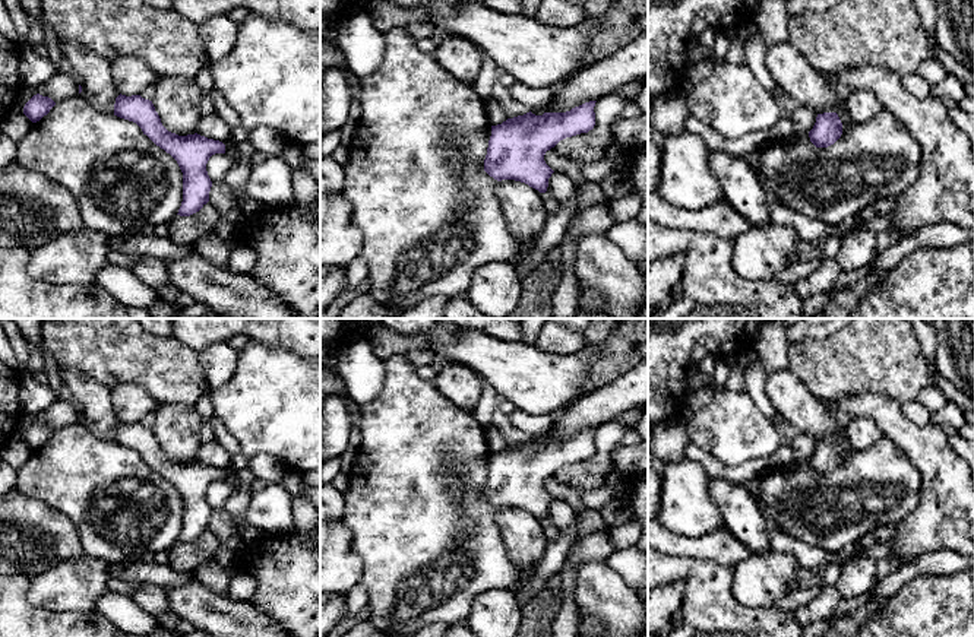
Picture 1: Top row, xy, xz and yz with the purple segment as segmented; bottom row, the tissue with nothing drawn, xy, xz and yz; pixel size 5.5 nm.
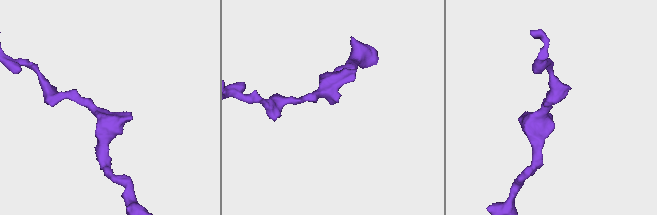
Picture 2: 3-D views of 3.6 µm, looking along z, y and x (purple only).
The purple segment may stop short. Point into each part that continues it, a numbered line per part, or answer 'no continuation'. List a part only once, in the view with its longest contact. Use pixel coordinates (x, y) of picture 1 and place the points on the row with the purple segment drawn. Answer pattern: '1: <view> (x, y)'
no continuation

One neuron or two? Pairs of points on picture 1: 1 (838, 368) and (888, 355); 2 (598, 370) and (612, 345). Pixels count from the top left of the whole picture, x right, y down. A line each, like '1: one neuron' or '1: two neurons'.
1: one neuron
2: one neuron

